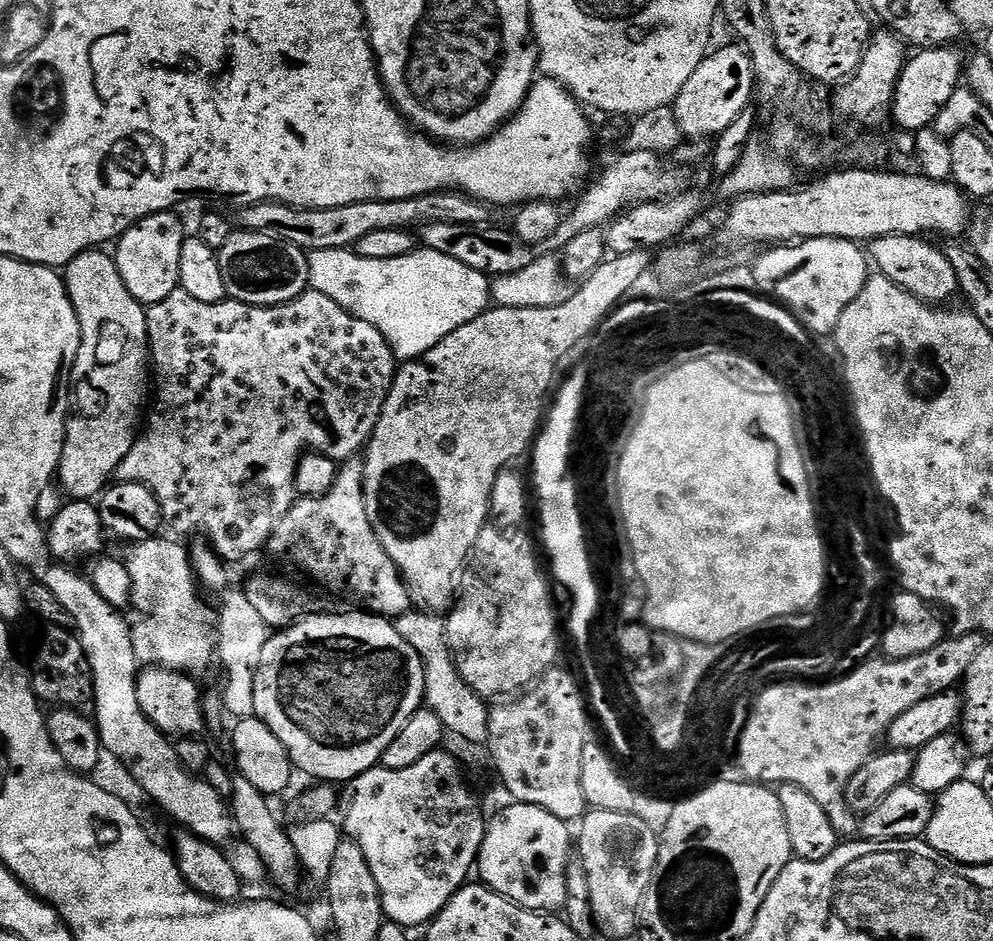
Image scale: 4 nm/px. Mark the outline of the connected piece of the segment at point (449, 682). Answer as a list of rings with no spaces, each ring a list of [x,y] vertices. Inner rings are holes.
[[[409,610],[395,617],[398,634],[418,650],[424,667],[424,704],[442,722],[445,733],[457,736],[468,744],[488,743],[488,714],[490,711],[485,697],[477,694],[474,689],[460,676],[456,668],[456,659],[448,646],[448,630],[443,615],[427,610]]]

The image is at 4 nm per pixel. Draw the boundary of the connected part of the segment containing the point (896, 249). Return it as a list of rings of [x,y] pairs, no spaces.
[[[883,236],[871,241],[866,251],[879,275],[890,278],[890,282],[906,290],[914,298],[933,306],[944,306],[948,299],[959,293],[958,278],[954,274],[954,266],[950,266],[950,258],[946,258],[943,247],[931,244],[931,239],[920,236]]]

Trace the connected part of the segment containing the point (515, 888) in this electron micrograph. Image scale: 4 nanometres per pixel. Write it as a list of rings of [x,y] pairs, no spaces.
[[[508,802],[508,805],[497,814],[496,817],[487,821],[484,830],[484,841],[480,847],[478,861],[479,879],[488,888],[493,888],[502,898],[514,902],[531,912],[546,912],[556,914],[561,911],[566,902],[566,874],[570,857],[574,852],[574,836],[568,833],[569,825],[565,821],[554,818],[546,810],[529,804],[517,804]]]

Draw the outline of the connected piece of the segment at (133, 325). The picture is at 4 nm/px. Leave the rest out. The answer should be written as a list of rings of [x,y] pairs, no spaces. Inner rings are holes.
[[[89,250],[78,254],[62,272],[68,297],[80,323],[80,349],[72,367],[68,428],[64,431],[64,449],[58,473],[59,487],[73,501],[95,501],[113,483],[118,466],[126,454],[130,454],[138,438],[138,429],[146,412],[144,399],[150,396],[148,314],[145,305],[139,304],[134,294],[126,290],[126,282],[122,282],[122,274],[118,274],[115,259],[104,252],[107,251]]]

